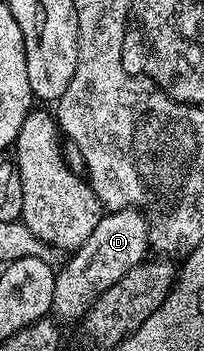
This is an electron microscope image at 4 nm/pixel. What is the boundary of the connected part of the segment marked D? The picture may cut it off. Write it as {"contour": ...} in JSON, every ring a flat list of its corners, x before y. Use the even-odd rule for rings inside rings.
{"contour":[[127,207,122,211,101,214,94,233,90,233,84,244,71,252,64,266,56,271,52,311,61,320,83,320,94,301,98,301,98,297,102,297,102,293,106,293,110,285,122,281,122,277,126,277,126,273,130,273,134,265,144,262,149,251,148,221,144,218,144,212]]}

